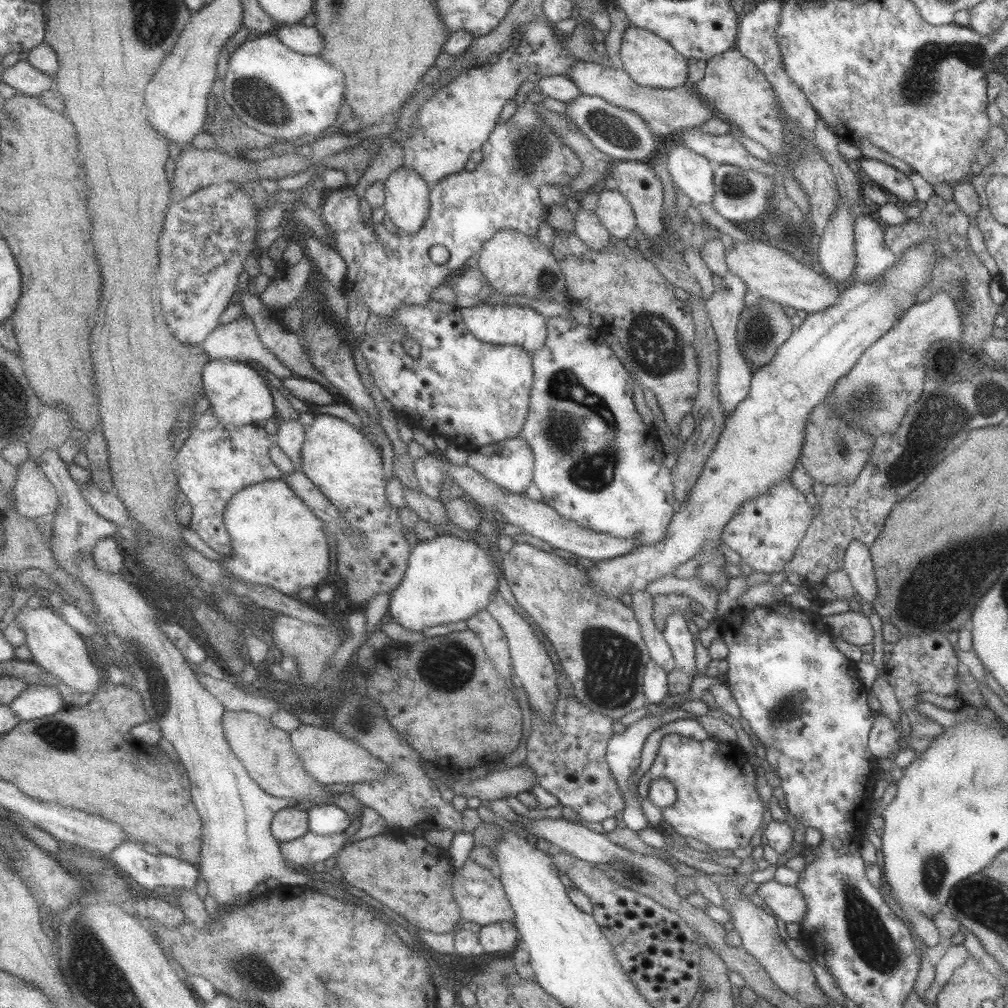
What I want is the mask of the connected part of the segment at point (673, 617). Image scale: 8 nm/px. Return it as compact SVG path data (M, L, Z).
M673 610L669 616L666 618L665 628L662 630L662 635L669 645L672 658L675 662L675 670L683 671L689 675L689 679L693 679L696 676L695 671L695 652L693 648L697 646L695 638L687 629L687 624L685 623L685 617L681 611Z

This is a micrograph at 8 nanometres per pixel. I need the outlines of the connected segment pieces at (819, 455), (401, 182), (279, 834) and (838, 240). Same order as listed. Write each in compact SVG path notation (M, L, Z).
M825 404L814 406L814 410L810 412L808 421L804 425L806 437L799 459L800 465L813 482L827 486L835 483L847 485L855 481L867 460L875 438L862 432L858 426L848 426L848 423L843 422L838 414L831 416Z
M405 165L387 176L383 209L397 230L414 233L423 226L430 209L430 190L423 178Z
M292 807L279 810L270 822L270 833L279 842L293 840L307 833L307 812Z
M838 202L835 212L829 217L827 226L825 227L824 233L819 239L819 258L818 263L821 267L822 274L831 279L839 286L847 285L850 282L854 268L856 265L854 255L854 222L855 216L850 212L850 208L842 203Z

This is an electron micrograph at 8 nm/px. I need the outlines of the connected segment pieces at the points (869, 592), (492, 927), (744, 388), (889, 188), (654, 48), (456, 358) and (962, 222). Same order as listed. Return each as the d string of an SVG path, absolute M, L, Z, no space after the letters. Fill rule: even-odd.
M851 540L845 548L842 570L848 576L854 593L871 607L877 594L877 583L868 547L859 540Z
M513 922L486 924L477 933L478 943L485 953L513 952L519 943L519 934Z
M727 270L721 279L725 287L718 291L714 290L704 303L717 341L718 369L715 384L718 401L725 414L731 412L747 396L753 370L736 341L737 318L745 307L743 303L743 294L747 291L745 283L730 270Z
M865 157L857 160L857 164L860 168L860 176L897 197L903 202L903 205L915 202L914 187L904 172L884 162Z
M629 25L622 33L619 53L623 64L622 70L639 86L665 89L686 88L687 60L653 32Z
M430 300L427 304L402 304L396 308L394 318L385 318L381 323L381 333L377 335L365 334L362 339L353 340L366 362L371 379L374 385L380 390L380 393L388 400L388 403L393 407L397 414L411 427L422 429L429 436L443 436L451 445L466 450L473 451L480 446L485 446L490 442L499 442L508 438L517 437L523 423L526 419L528 404L530 399L530 390L533 382L532 355L527 354L518 346L495 346L494 344L482 343L477 340L471 333L466 331L463 323L460 308L455 303L442 303L439 301ZM403 339L413 339L420 344L420 354L418 356L409 356L403 350L401 341Z
M932 195L919 215L909 218L903 224L883 226L885 246L900 259L902 252L922 243L923 239L931 239L936 244L936 257L932 262L932 271L928 283L916 294L917 303L929 300L938 290L948 294L955 303L961 319L962 336L959 340L965 350L973 355L981 353L982 342L993 331L993 320L998 308L988 293L989 282L993 279L987 273L975 252L971 249L965 231L969 228L972 218L968 217L952 200L943 200Z

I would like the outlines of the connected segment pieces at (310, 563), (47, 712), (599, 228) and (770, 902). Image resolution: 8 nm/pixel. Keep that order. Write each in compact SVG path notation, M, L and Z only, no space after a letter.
M281 478L240 488L226 502L222 518L223 526L231 541L231 556L223 555L223 560L218 562L229 573L232 580L269 588L289 596L298 593L303 588L315 588L327 576L330 562L323 523L293 494Z
M40 683L27 685L8 705L19 721L51 716L66 706L56 687Z
M579 207L573 216L571 226L573 226L574 233L585 243L587 248L597 252L613 240L609 231L593 212L585 212Z
M774 879L756 884L755 894L769 907L771 914L784 923L799 922L805 912L805 902L794 887L780 884Z

